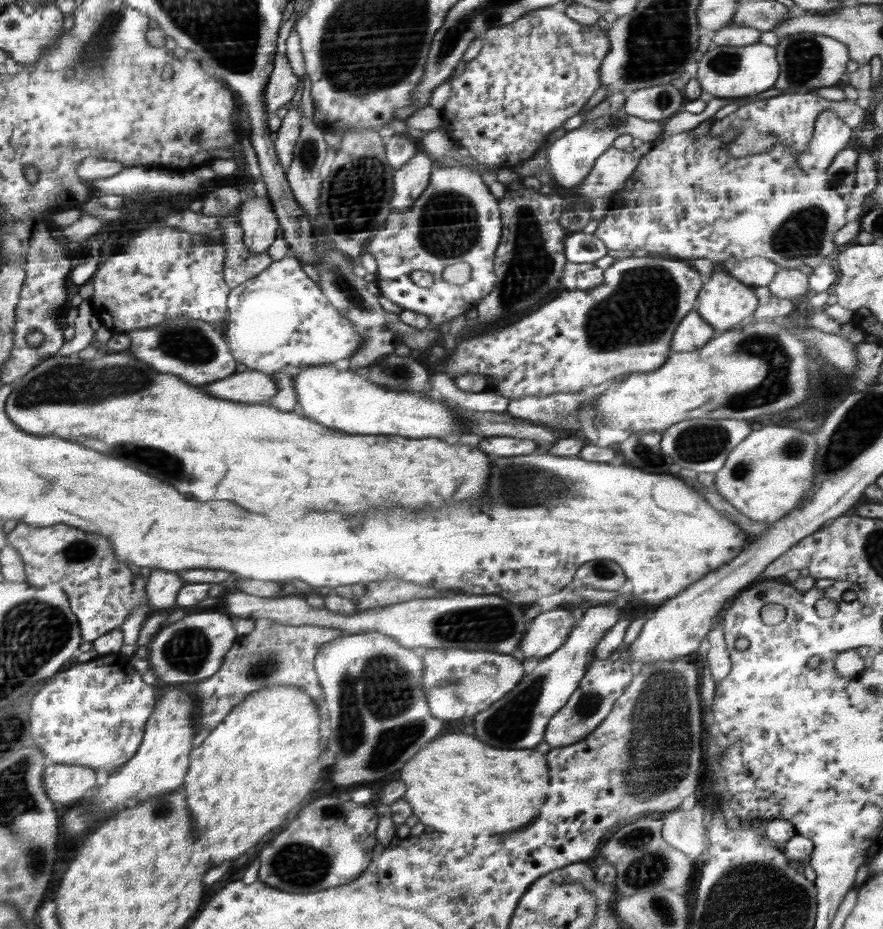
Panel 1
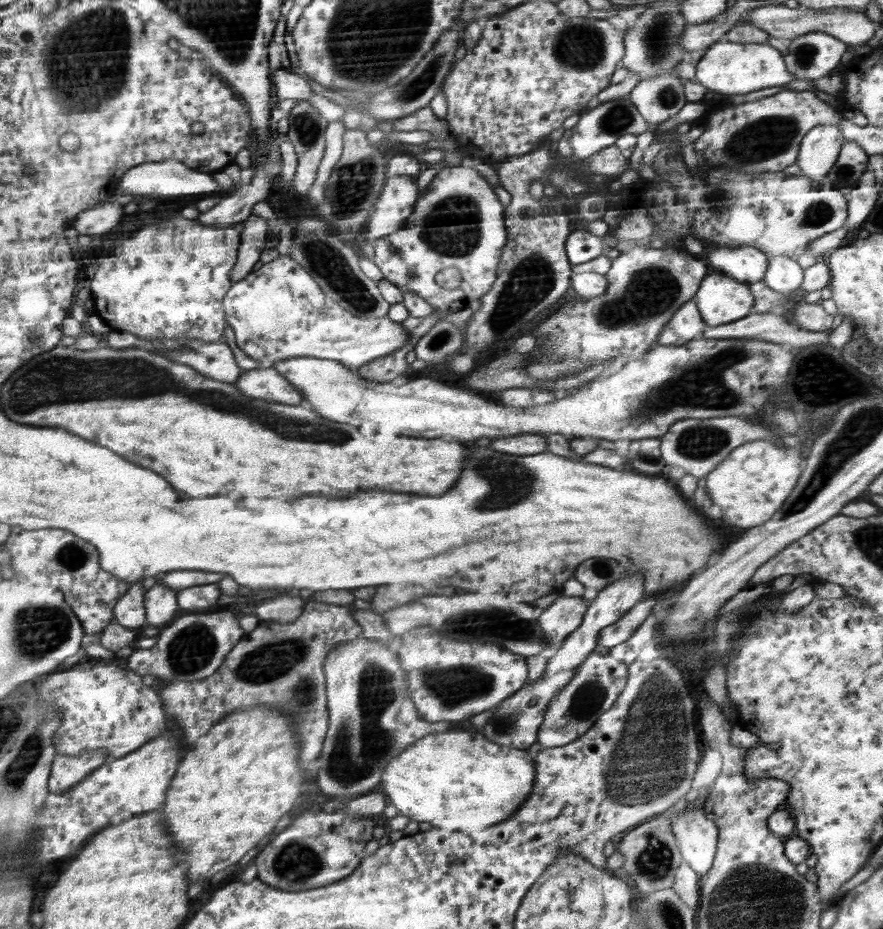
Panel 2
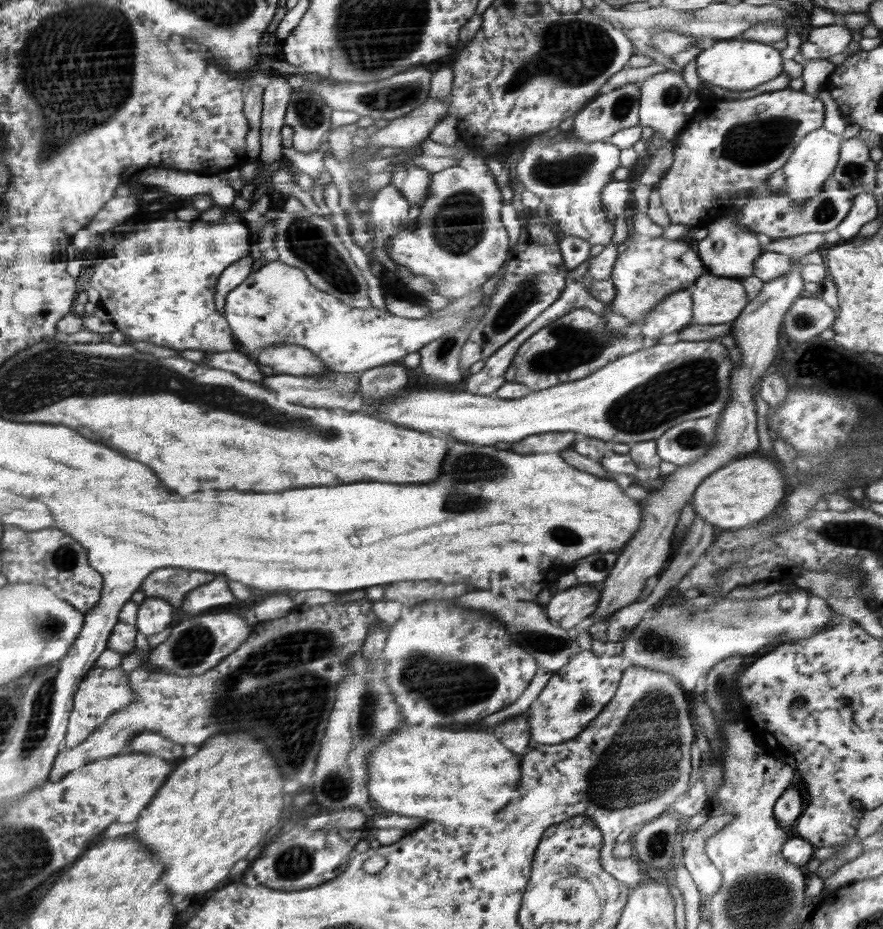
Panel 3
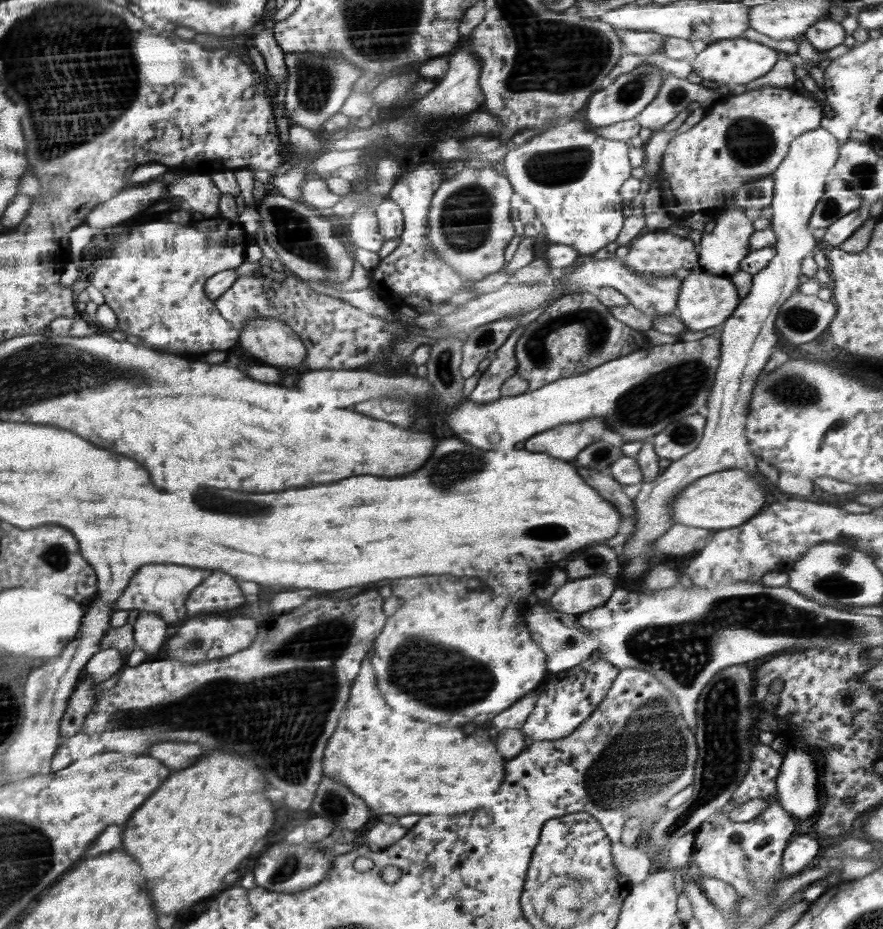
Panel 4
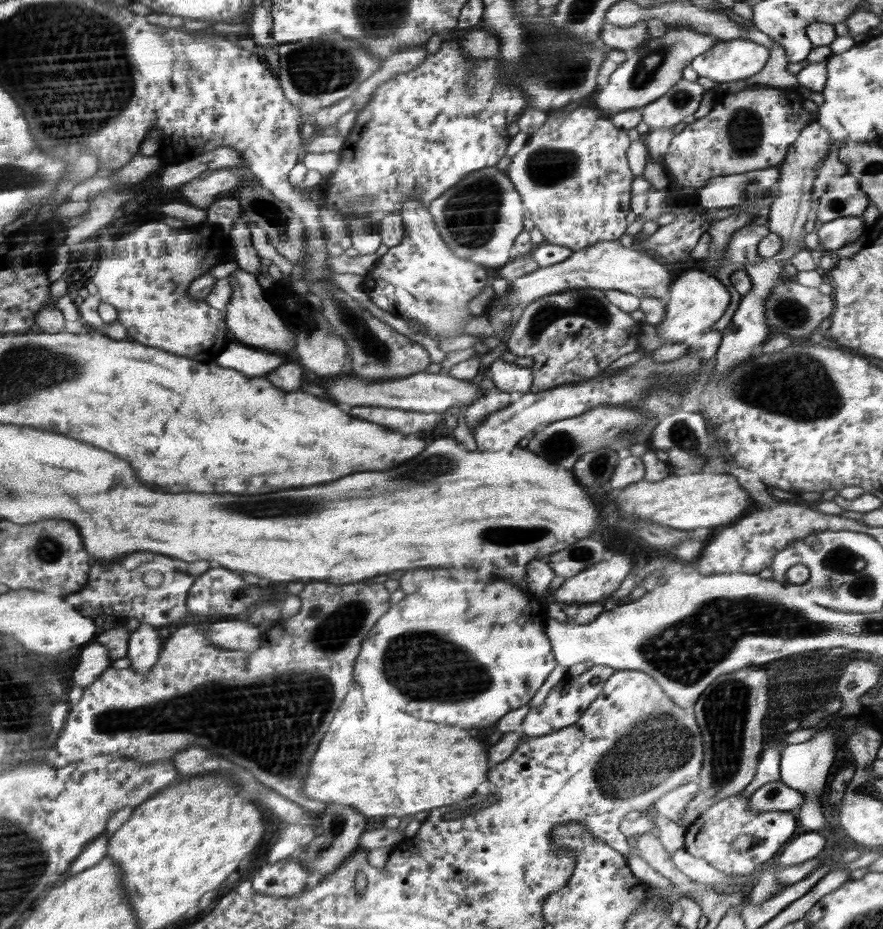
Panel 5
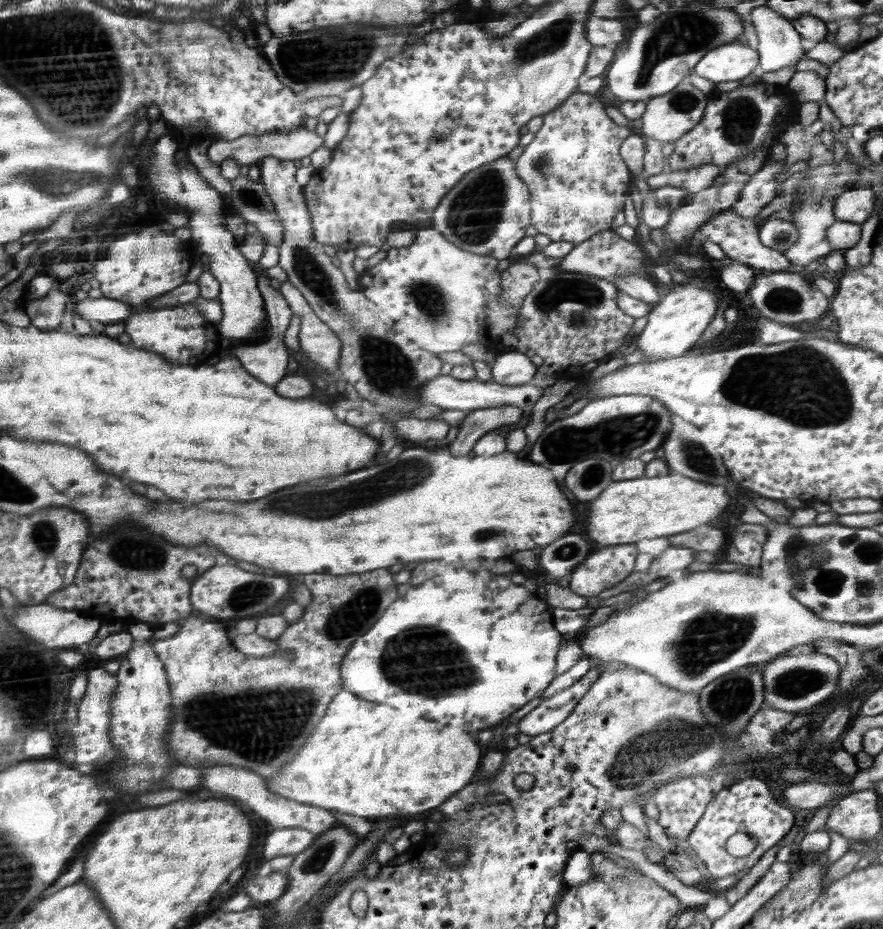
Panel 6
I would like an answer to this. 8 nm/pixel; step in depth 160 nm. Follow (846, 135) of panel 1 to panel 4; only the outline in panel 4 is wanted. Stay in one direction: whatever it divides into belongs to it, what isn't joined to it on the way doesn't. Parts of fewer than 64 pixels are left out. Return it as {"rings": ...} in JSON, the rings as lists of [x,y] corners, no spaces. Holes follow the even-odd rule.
{"rings":[[[821,126],[805,132],[792,143],[785,159],[772,174],[775,191],[770,207],[773,210],[772,231],[778,238],[774,246],[776,254],[764,270],[753,275],[748,296],[742,300],[733,316],[725,320],[721,332],[718,333],[721,338],[721,362],[714,375],[708,416],[698,447],[680,460],[673,461],[650,484],[642,484],[640,494],[634,498],[636,530],[628,538],[624,552],[620,554],[621,562],[624,562],[620,575],[628,580],[638,576],[644,578],[644,574],[648,572],[648,552],[652,550],[652,544],[672,526],[674,520],[668,514],[670,506],[688,484],[706,474],[712,475],[714,472],[732,468],[738,468],[742,472],[754,472],[754,476],[758,476],[756,460],[745,437],[751,398],[755,384],[767,367],[774,346],[778,344],[774,320],[777,320],[783,304],[800,286],[802,258],[806,258],[806,254],[810,254],[816,246],[814,236],[808,232],[808,222],[817,208],[816,202],[825,194],[826,179],[830,168],[839,159],[840,145],[833,133]]]}

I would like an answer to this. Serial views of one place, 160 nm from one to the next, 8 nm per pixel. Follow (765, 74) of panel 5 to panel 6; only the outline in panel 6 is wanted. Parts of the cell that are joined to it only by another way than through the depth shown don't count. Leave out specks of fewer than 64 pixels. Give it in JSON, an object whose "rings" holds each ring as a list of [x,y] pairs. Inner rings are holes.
{"rings":[[[769,6],[752,8],[748,20],[752,22],[759,40],[761,73],[771,74],[786,67],[795,68],[806,54],[802,47],[802,36],[788,19]]]}

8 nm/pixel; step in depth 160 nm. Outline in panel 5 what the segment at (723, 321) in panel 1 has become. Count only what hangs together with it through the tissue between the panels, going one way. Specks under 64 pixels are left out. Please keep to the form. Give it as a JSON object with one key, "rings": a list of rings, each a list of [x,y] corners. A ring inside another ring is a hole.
{"rings":[[[700,268],[686,271],[679,276],[670,285],[667,295],[669,296],[667,312],[663,321],[656,325],[660,338],[664,340],[663,344],[688,342],[688,338],[706,332],[716,320],[722,318],[722,314],[730,304],[730,292],[726,290],[726,286],[718,278],[712,278],[712,274]]]}

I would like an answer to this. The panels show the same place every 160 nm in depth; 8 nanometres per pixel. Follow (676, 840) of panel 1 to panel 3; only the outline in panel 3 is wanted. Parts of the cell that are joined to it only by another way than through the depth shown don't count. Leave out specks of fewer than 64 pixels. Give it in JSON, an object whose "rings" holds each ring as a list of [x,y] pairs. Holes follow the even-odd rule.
{"rings":[[[733,814],[709,816],[704,824],[693,830],[691,839],[684,847],[682,858],[684,866],[705,899],[718,892],[722,884],[722,873],[706,854],[706,841],[722,830],[733,818]]]}

